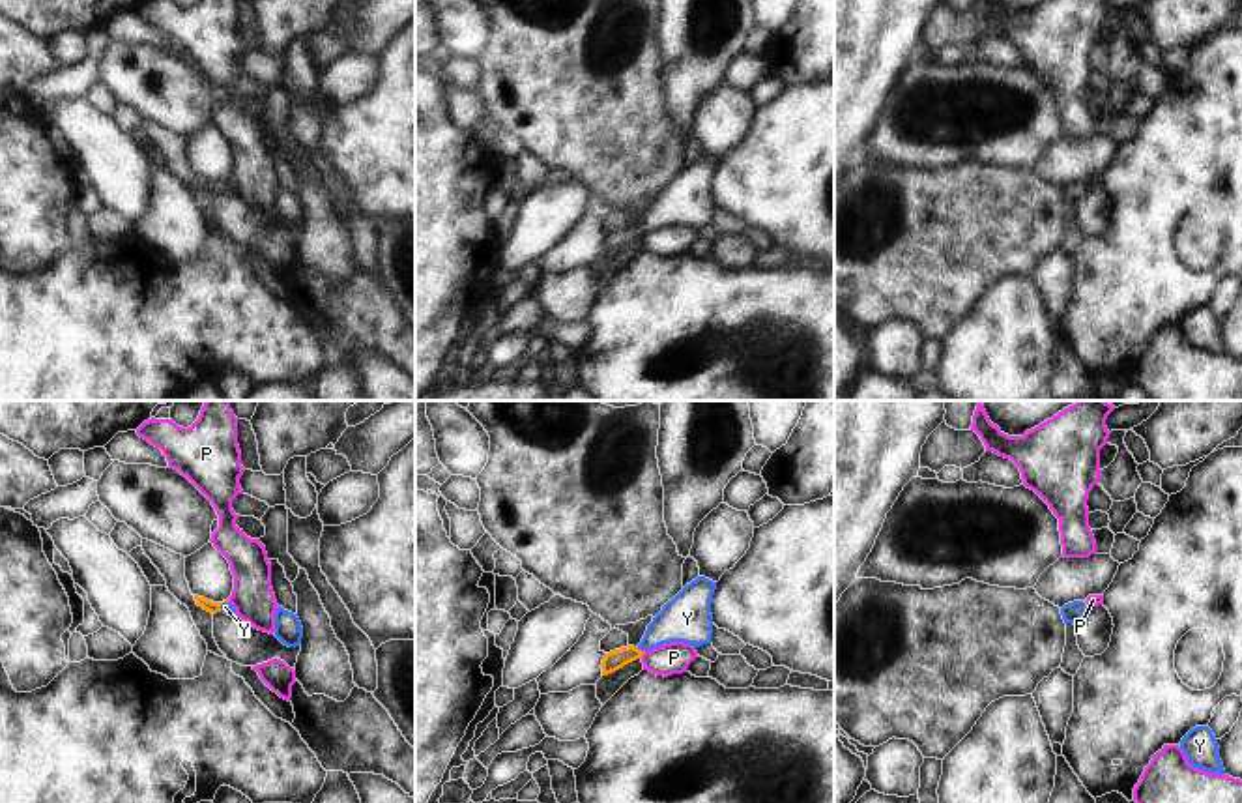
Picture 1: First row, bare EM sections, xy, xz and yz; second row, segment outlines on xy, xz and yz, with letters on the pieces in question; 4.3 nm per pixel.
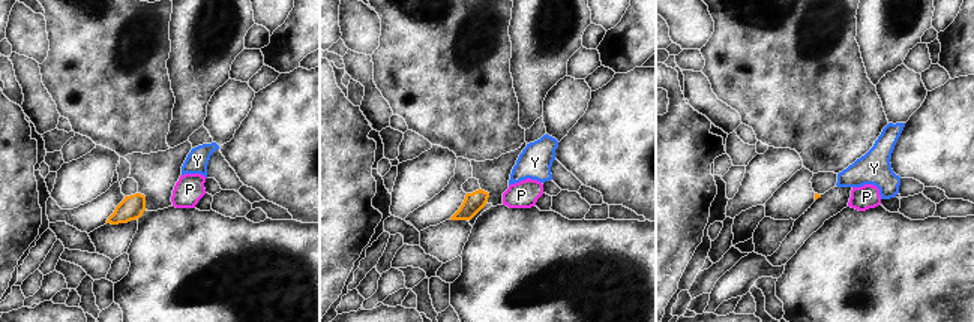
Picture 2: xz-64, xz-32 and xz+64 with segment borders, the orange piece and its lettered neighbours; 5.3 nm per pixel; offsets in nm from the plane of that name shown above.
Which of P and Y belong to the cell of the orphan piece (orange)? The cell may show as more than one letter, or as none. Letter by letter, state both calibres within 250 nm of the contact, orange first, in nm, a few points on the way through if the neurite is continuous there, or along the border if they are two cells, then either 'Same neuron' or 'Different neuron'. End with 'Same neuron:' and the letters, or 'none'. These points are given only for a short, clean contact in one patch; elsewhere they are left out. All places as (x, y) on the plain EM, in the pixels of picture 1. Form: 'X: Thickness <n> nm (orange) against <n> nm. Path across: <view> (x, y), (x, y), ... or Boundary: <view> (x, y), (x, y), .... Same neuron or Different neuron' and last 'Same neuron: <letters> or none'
P: Thickness 90 nm (orange) against 140 nm. Boundary: xz (646, 233), (640, 238). Different neuron
Y: Thickness 90 nm (orange) against 220 nm. Path across: xz (612, 242), (640, 231), (666, 206), (687, 199). Same neuron
Same neuron: Y

